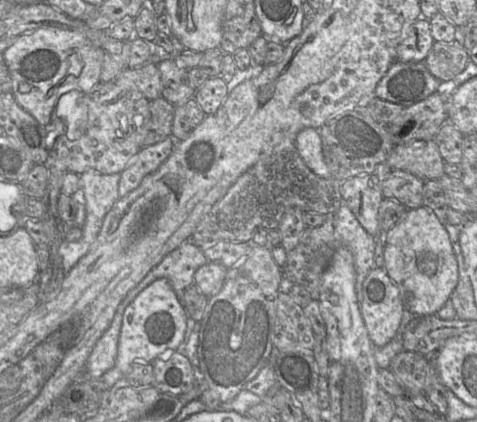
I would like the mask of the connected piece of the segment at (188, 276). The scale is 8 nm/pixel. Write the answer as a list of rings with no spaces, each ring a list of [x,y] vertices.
[[[184,243],[166,255],[125,298],[130,300],[152,282],[166,278],[182,304],[184,291],[194,284],[195,272],[207,262],[208,259],[200,248],[193,243]]]

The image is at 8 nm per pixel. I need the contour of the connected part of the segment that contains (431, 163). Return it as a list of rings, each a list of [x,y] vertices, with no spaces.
[[[413,140],[395,145],[385,162],[392,169],[409,172],[422,180],[438,180],[444,172],[444,160],[434,140]]]

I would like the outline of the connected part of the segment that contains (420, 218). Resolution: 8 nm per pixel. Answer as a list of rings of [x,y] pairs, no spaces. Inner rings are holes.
[[[421,206],[408,209],[398,223],[385,234],[384,268],[400,290],[404,308],[415,316],[436,315],[451,298],[458,284],[458,265],[447,231],[433,210]]]

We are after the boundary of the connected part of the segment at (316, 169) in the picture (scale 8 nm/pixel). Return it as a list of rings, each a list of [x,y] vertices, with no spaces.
[[[305,128],[301,130],[294,145],[304,160],[306,166],[316,175],[322,178],[332,178],[322,150],[322,141],[318,129]]]

